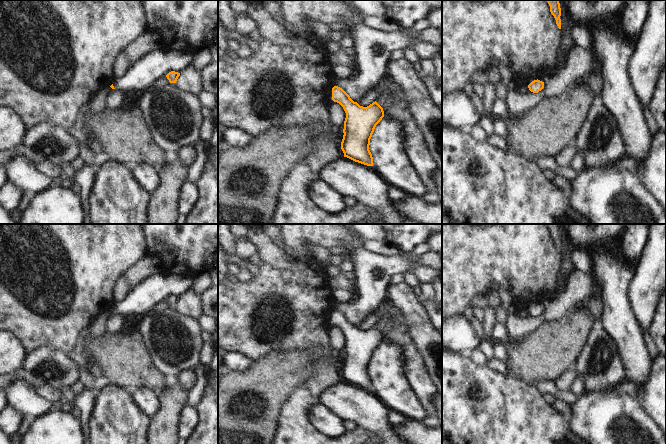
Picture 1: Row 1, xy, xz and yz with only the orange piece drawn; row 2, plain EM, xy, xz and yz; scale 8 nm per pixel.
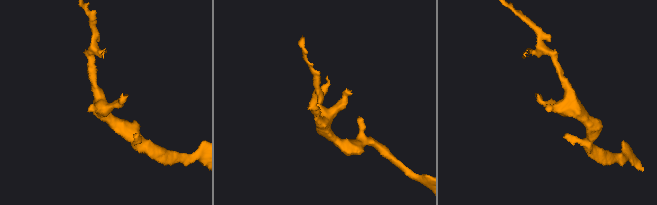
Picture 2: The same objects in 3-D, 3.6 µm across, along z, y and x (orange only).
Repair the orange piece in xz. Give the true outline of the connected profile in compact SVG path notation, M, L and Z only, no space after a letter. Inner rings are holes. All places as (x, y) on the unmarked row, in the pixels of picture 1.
M338 310L332 312L332 324L339 327L346 337L341 366L344 381L373 390L370 363L376 349L384 341L383 332L376 325L367 331L360 330Z

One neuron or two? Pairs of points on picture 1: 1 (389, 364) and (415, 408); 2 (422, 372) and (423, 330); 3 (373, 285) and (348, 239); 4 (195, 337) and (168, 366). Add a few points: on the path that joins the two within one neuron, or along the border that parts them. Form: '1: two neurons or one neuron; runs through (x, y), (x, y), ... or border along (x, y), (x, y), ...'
1: one neuron; runs through (389, 375), (393, 386), (404, 397)
2: two neurons; border along (411, 334), (431, 376)
3: two neurons; border along (362, 246), (347, 248)
4: one neuron; runs through (186, 338), (177, 346), (177, 350), (172, 357)

